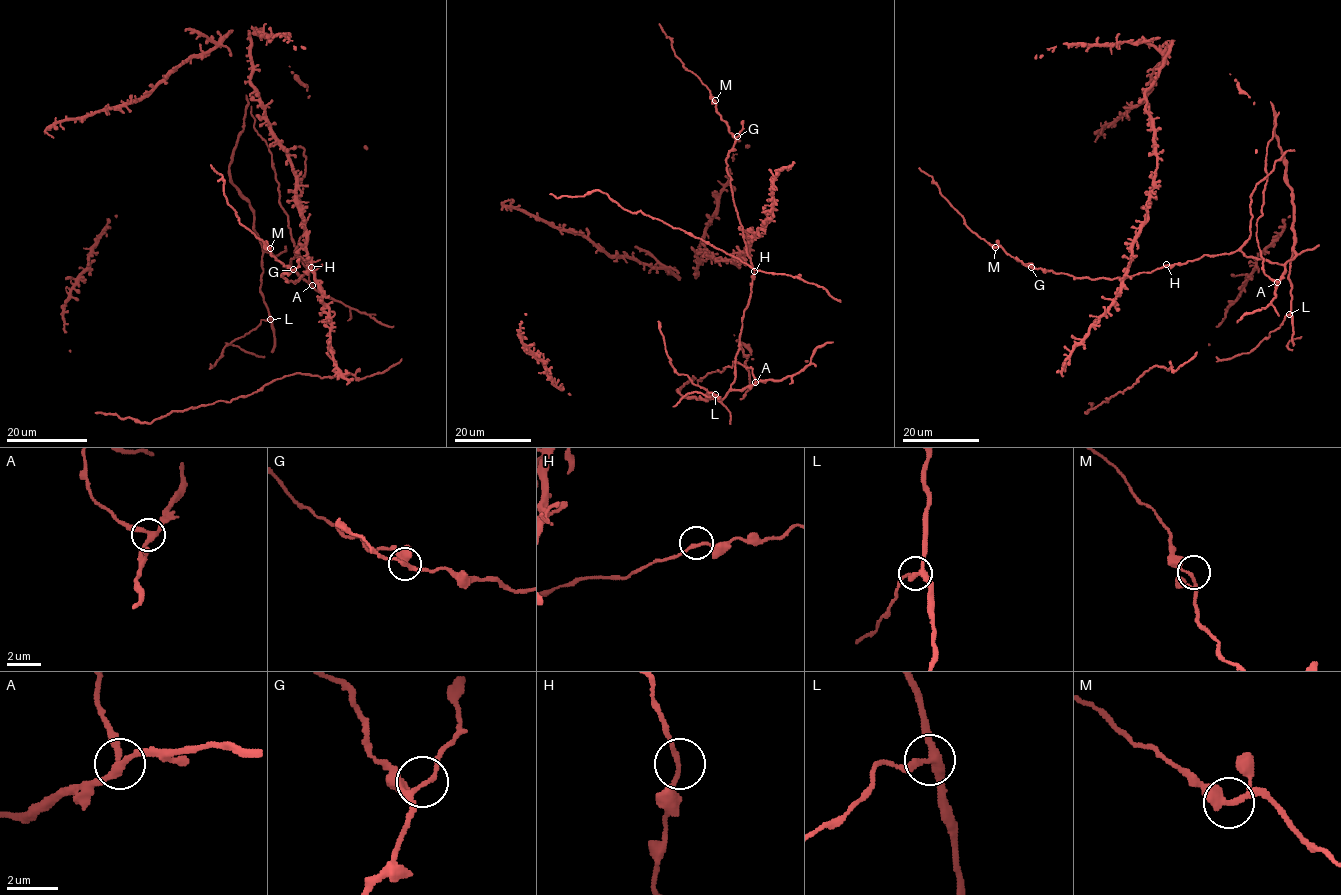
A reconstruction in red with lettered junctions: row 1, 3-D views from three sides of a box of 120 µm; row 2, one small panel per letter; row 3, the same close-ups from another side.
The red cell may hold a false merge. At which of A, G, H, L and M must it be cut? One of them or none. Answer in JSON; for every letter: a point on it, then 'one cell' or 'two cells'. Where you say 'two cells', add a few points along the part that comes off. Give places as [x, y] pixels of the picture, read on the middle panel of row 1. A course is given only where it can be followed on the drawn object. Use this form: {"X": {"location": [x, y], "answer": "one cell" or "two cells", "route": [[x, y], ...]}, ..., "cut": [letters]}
{"A": {"location": [755, 382], "answer": "one cell"}, "G": {"location": [737, 136], "answer": "one cell"}, "H": {"location": [754, 271], "answer": "one cell"}, "L": {"location": [715, 394], "answer": "one cell"}, "M": {"location": [715, 100], "answer": "one cell"}, "cut": []}

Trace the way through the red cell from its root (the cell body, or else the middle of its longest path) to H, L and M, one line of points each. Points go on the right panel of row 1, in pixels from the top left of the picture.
H: (1276, 262), (1246, 257), (1236, 250), (1221, 255), (1203, 255), (1184, 263), (1166, 264)
L: (1276, 262), (1285, 264), (1295, 253), (1292, 251), (1289, 273), (1291, 285), (1289, 314)
M: (1276, 262), (1246, 257), (1236, 250), (1124, 278), (1089, 279), (1033, 268), (995, 247)

